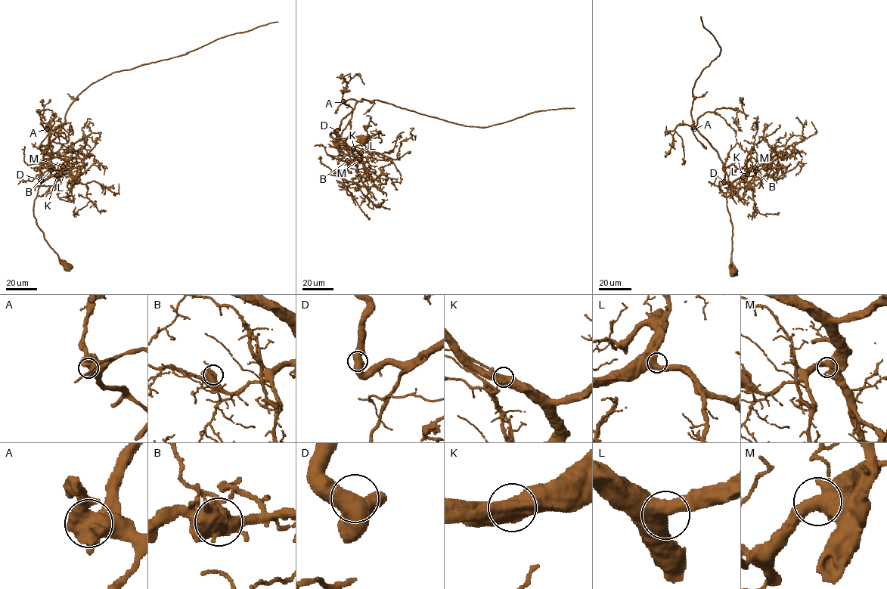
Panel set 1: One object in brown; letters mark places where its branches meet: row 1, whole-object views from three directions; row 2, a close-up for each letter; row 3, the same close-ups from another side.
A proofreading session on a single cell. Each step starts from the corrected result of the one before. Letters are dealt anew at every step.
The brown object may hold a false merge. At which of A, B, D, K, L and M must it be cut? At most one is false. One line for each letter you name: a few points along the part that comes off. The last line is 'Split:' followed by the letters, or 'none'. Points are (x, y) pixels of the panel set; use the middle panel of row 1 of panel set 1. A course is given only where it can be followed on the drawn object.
Split: none

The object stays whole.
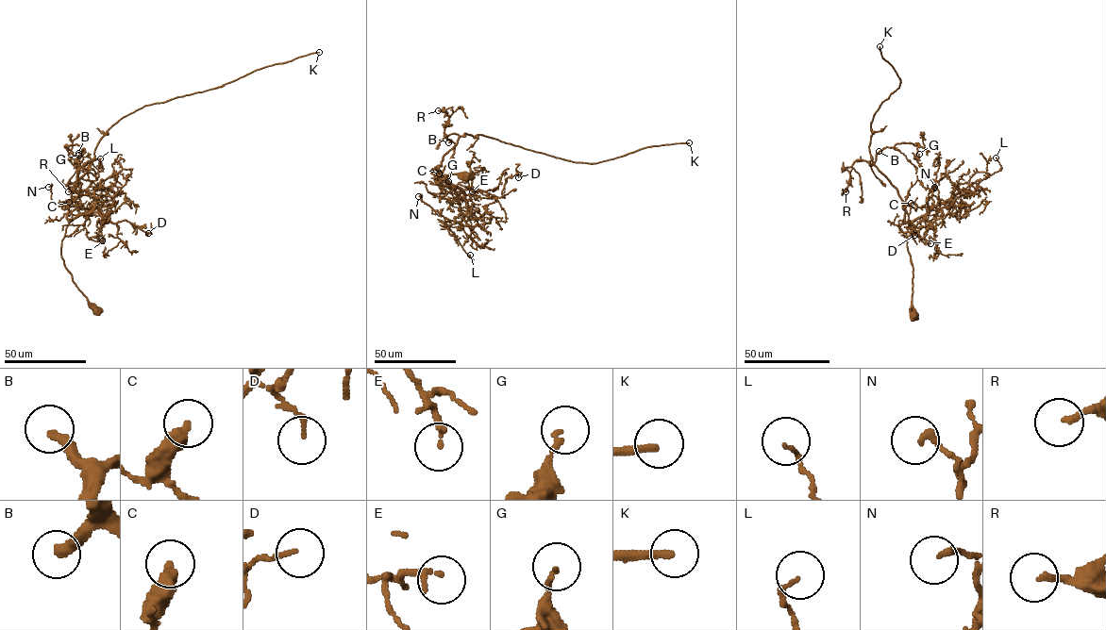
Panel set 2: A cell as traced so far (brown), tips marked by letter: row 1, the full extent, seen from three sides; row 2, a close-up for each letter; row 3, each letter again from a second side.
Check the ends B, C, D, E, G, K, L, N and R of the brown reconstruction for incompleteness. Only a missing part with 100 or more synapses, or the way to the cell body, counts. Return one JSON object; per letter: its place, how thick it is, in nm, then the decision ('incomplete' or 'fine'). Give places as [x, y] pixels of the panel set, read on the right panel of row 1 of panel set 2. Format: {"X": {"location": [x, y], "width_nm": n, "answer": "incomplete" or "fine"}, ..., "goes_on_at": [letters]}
{"B": {"location": [879, 151], "width_nm": 320, "answer": "incomplete"}, "C": {"location": [911, 203], "width_nm": 420, "answer": "fine"}, "D": {"location": [914, 235], "width_nm": 130, "answer": "fine"}, "E": {"location": [930, 243], "width_nm": 190, "answer": "fine"}, "G": {"location": [919, 154], "width_nm": 140, "answer": "fine"}, "K": {"location": [879, 46], "width_nm": 240, "answer": "incomplete"}, "L": {"location": [996, 157], "width_nm": 100, "answer": "fine"}, "N": {"location": [934, 187], "width_nm": 190, "answer": "fine"}, "R": {"location": [846, 191], "width_nm": 180, "answer": "fine"}, "goes_on_at": ["B", "K"]}

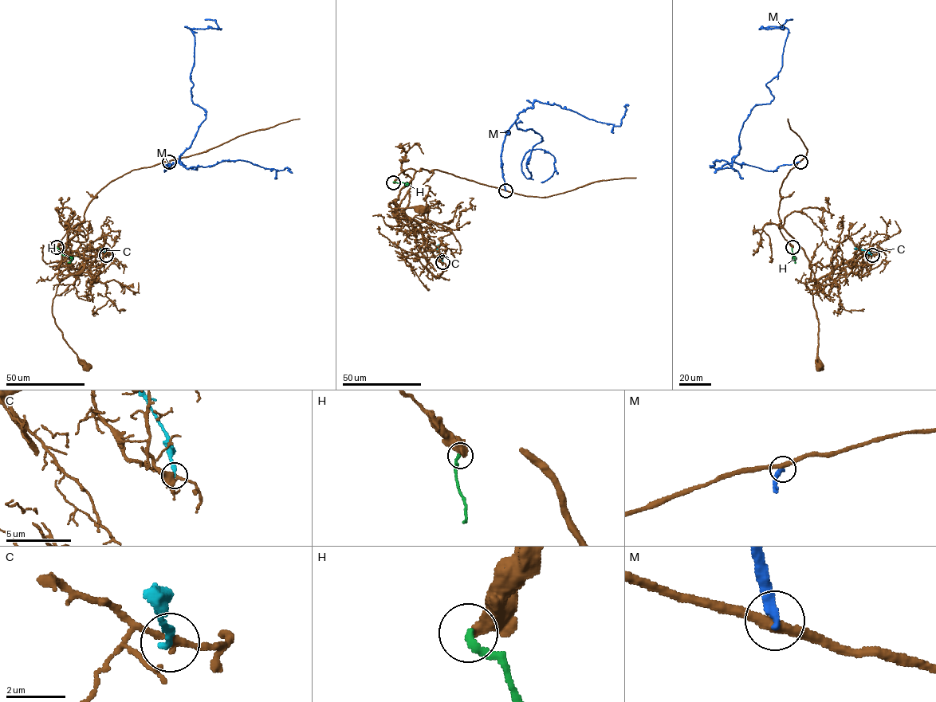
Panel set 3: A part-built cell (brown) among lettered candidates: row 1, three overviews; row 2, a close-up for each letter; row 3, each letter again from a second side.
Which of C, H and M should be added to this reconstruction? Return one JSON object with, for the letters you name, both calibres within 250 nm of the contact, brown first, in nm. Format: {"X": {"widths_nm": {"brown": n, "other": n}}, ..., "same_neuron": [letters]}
{"H": {"widths_nm": {"brown": 480, "other": 240}}, "same_neuron": ["H"]}

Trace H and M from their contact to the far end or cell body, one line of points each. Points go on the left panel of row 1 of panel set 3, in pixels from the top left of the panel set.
H: (57, 247), (63, 255), (70, 257), (72, 260), (68, 263)
M: (169, 162), (164, 170), (206, 118), (191, 99), (194, 35), (185, 26), (218, 29), (205, 20)

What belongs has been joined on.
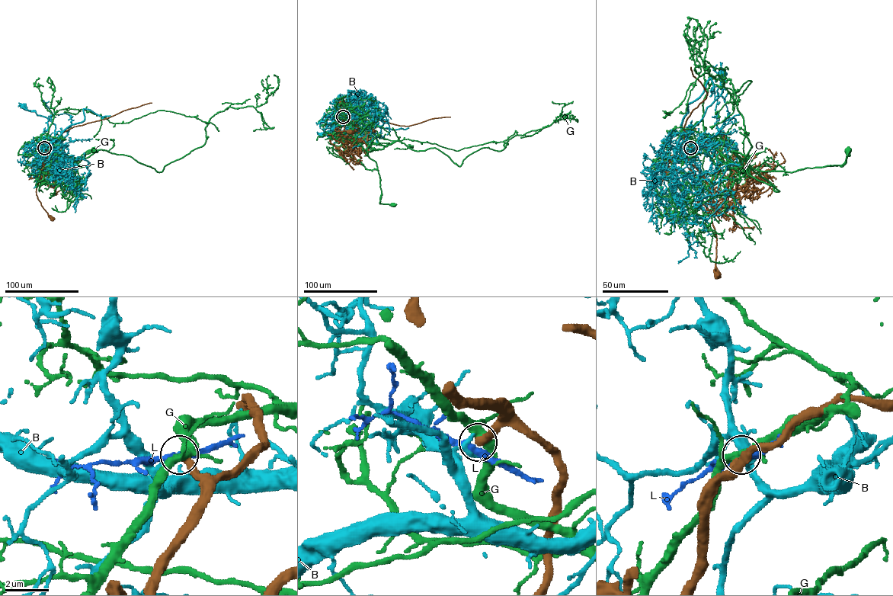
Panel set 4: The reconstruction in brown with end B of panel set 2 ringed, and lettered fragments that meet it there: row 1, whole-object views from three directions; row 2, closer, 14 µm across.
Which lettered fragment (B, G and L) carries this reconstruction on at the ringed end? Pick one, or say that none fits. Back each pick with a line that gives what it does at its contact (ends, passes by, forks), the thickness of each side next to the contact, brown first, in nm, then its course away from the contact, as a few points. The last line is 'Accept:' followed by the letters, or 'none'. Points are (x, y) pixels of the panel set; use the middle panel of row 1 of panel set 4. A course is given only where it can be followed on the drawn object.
Accept: none

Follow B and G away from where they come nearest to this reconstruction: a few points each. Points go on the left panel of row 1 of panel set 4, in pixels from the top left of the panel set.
B: (43, 148), (35, 146), (39, 144), (40, 135), (48, 128), (49, 120), (23, 107)
G: (44, 148), (49, 147), (54, 155), (52, 160), (79, 161), (82, 154), (94, 148)

